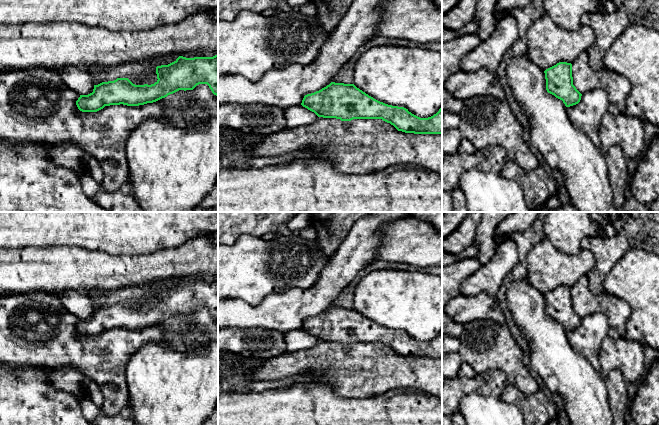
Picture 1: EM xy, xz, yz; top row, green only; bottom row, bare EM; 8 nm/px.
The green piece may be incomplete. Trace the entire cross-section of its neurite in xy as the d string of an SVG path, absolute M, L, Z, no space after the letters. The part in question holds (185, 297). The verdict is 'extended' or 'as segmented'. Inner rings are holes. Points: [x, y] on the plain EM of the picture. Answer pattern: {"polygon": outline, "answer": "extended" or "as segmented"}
{"polygon": "M218 278L194 282L179 280L168 289L157 290L156 298L158 304L151 309L135 309L128 302L94 309L93 316L80 319L76 329L82 336L97 336L110 329L139 330L179 314L193 314L199 308L207 308L218 320Z", "answer": "as segmented"}

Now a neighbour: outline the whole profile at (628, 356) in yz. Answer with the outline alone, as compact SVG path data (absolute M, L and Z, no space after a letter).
M607 336L600 349L601 376L620 370L627 384L641 381L645 375L644 345L626 337Z

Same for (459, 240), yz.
M469 212L460 226L442 239L442 249L452 255L466 250L474 242L482 212Z

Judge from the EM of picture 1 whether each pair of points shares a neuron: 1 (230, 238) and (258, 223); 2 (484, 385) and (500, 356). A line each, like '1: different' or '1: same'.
1: same
2: different

